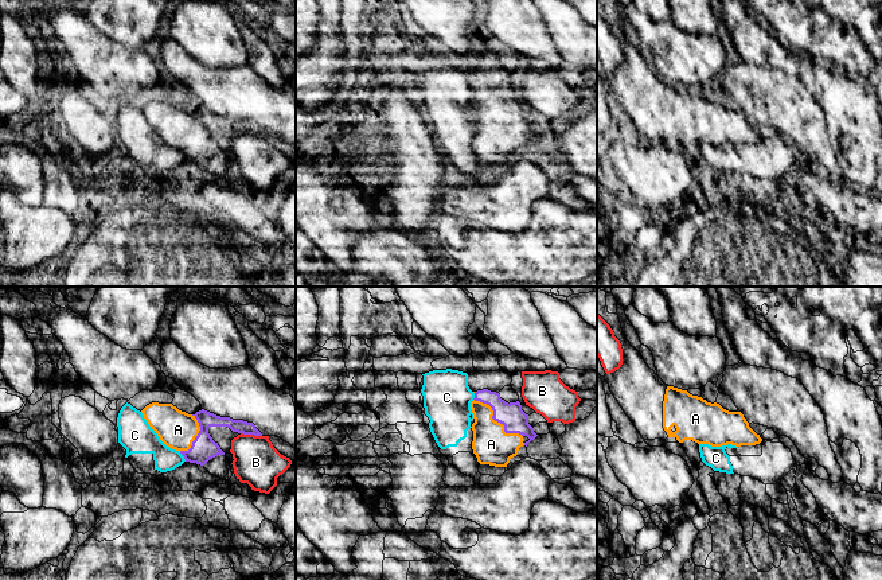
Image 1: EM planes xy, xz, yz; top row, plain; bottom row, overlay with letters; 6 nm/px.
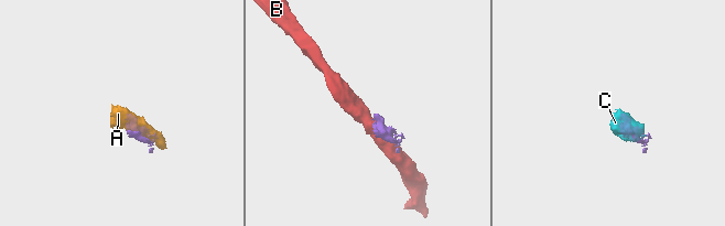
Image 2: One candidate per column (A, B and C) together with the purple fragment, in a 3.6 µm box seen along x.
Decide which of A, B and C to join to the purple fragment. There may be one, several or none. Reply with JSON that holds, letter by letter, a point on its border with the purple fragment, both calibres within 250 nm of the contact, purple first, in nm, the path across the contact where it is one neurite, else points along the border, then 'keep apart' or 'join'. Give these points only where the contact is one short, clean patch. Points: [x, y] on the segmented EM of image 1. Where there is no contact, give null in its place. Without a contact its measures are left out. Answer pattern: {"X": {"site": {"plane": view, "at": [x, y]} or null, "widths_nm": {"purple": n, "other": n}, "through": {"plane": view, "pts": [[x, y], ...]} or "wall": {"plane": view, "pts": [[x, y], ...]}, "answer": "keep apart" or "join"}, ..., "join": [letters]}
{"A": {"site": {"plane": "xz", "at": [496, 420]}, "widths_nm": {"purple": 150, "other": 220}, "answer": "join"}, "B": {"site": {"plane": "xy", "at": [252, 433]}, "widths_nm": {"purple": 80, "other": 280}, "answer": "keep apart"}, "C": {"site": {"plane": "xy", "at": [183, 455]}, "widths_nm": {"purple": 150, "other": 160}, "wall": {"plane": "xy", "pts": [[179, 452], [186, 460]]}, "answer": "keep apart"}, "join": ["A"]}

